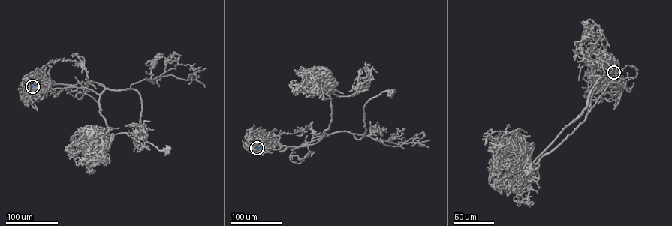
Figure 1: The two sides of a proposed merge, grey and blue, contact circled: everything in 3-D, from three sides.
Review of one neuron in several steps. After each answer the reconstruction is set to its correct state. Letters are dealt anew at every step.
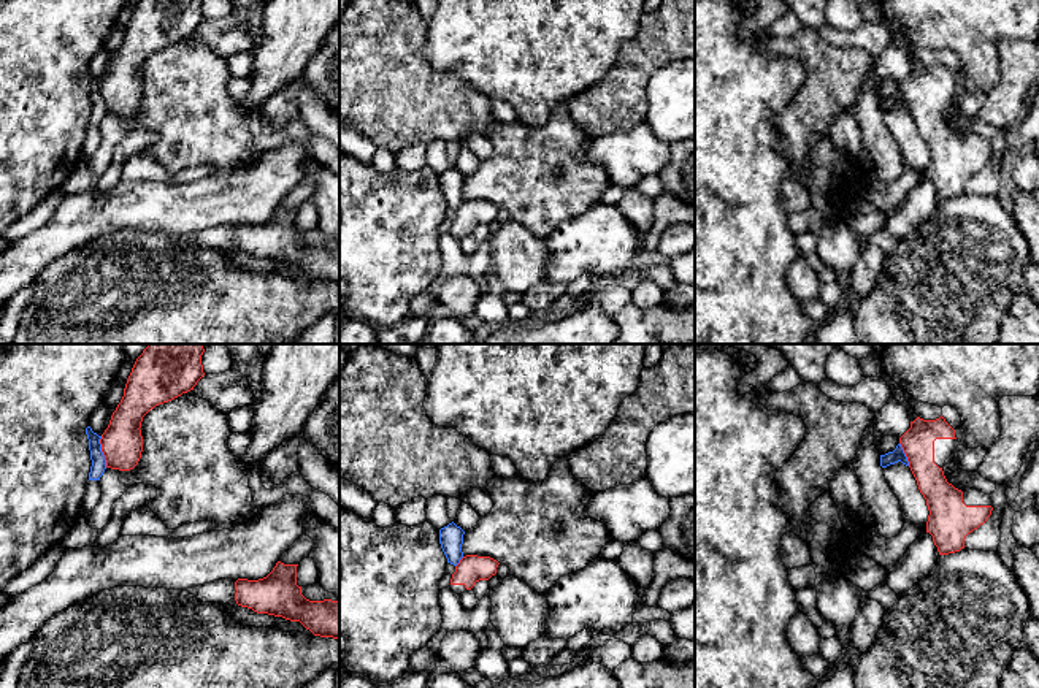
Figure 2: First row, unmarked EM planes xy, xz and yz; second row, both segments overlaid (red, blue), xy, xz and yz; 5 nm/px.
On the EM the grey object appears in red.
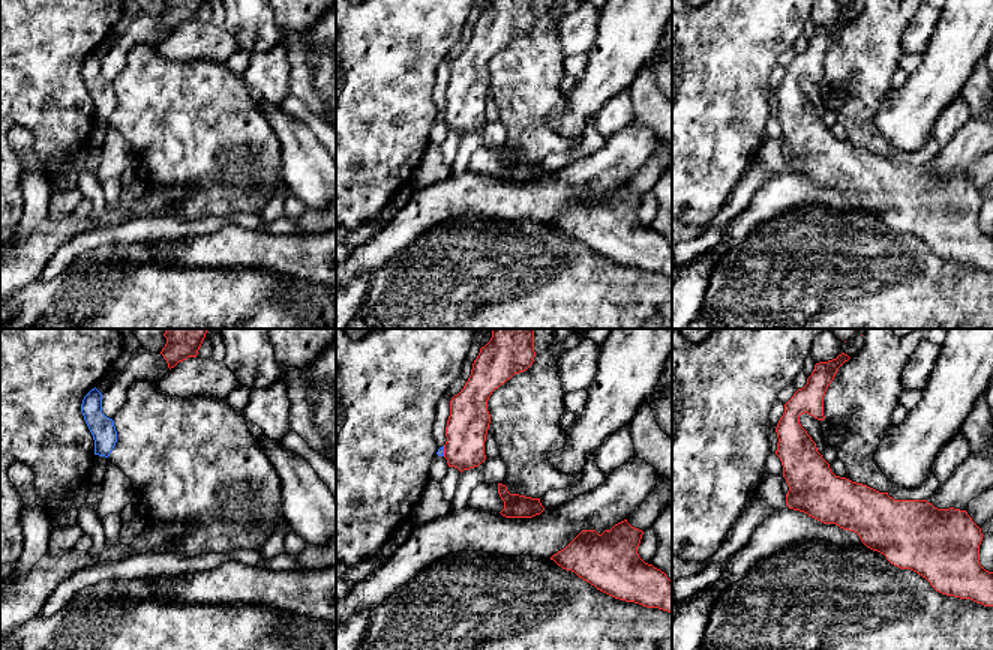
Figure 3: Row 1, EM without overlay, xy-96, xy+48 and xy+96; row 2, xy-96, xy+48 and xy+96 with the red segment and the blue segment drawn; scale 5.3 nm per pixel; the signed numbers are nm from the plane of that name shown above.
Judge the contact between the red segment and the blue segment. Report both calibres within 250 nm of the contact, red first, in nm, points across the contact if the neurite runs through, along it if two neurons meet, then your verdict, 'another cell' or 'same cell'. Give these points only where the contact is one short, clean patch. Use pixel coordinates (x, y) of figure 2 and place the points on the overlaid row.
200 nm thick on the red side, 80 nm on the other; border along xy (100, 436), (100, 451), (107, 466); another cell

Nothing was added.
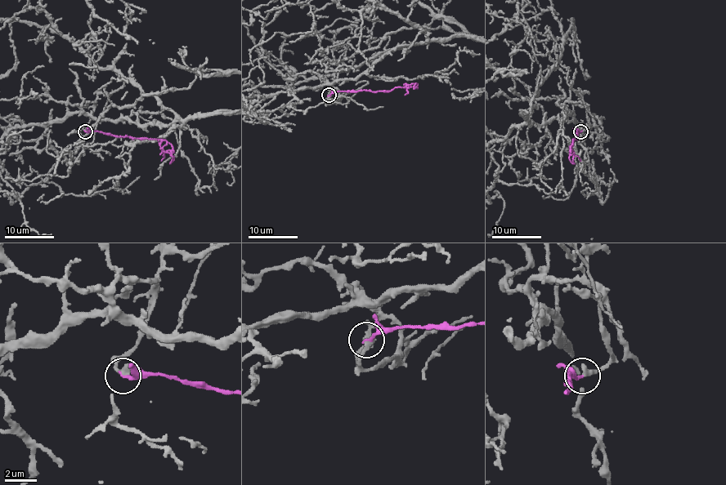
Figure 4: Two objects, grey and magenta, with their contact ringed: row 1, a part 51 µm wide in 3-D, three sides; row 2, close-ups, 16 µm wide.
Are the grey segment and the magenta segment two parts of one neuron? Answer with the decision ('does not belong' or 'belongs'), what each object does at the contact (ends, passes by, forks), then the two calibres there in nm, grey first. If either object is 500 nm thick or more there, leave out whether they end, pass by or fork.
belongs; grey ends; magenta ends; calibres 400 and 190 nm

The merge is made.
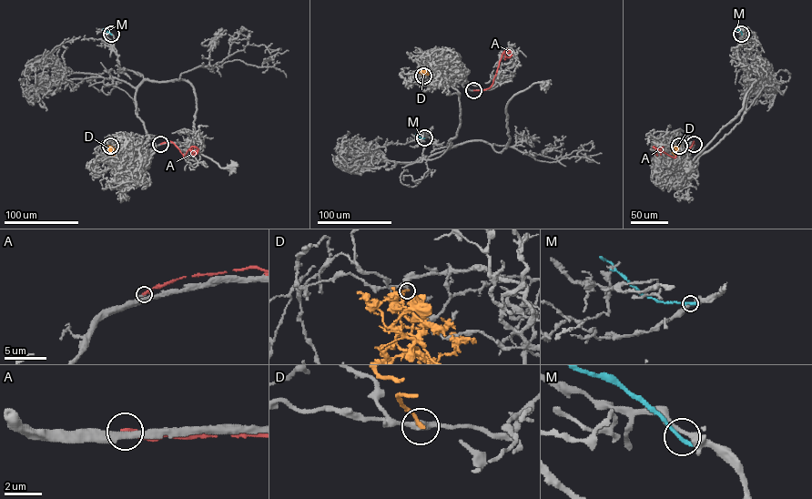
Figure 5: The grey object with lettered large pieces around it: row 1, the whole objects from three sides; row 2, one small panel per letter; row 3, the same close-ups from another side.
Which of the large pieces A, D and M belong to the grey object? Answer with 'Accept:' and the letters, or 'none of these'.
Accept: none of these

